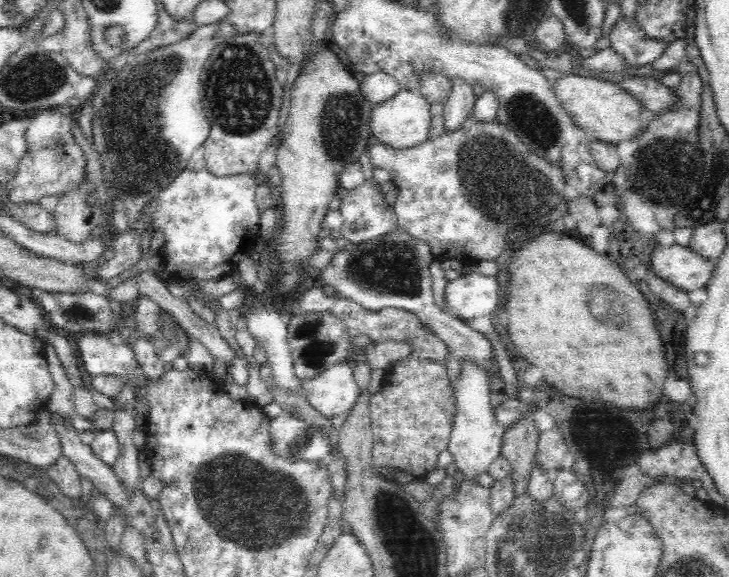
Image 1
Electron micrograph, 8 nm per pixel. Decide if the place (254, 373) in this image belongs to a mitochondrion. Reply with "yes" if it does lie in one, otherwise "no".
no

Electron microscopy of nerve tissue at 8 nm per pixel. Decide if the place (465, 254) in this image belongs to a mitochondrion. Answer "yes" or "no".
no

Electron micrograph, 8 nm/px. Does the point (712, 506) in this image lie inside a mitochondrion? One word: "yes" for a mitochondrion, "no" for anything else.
no

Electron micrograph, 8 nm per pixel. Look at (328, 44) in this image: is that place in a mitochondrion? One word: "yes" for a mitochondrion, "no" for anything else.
no

